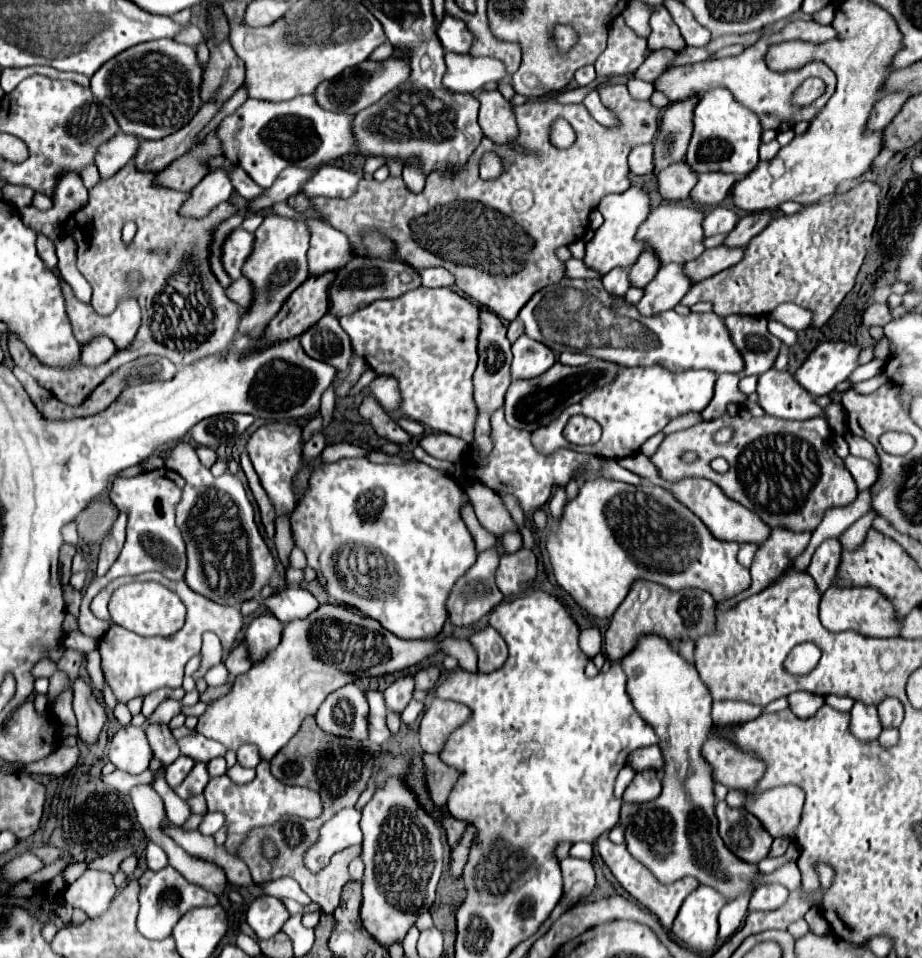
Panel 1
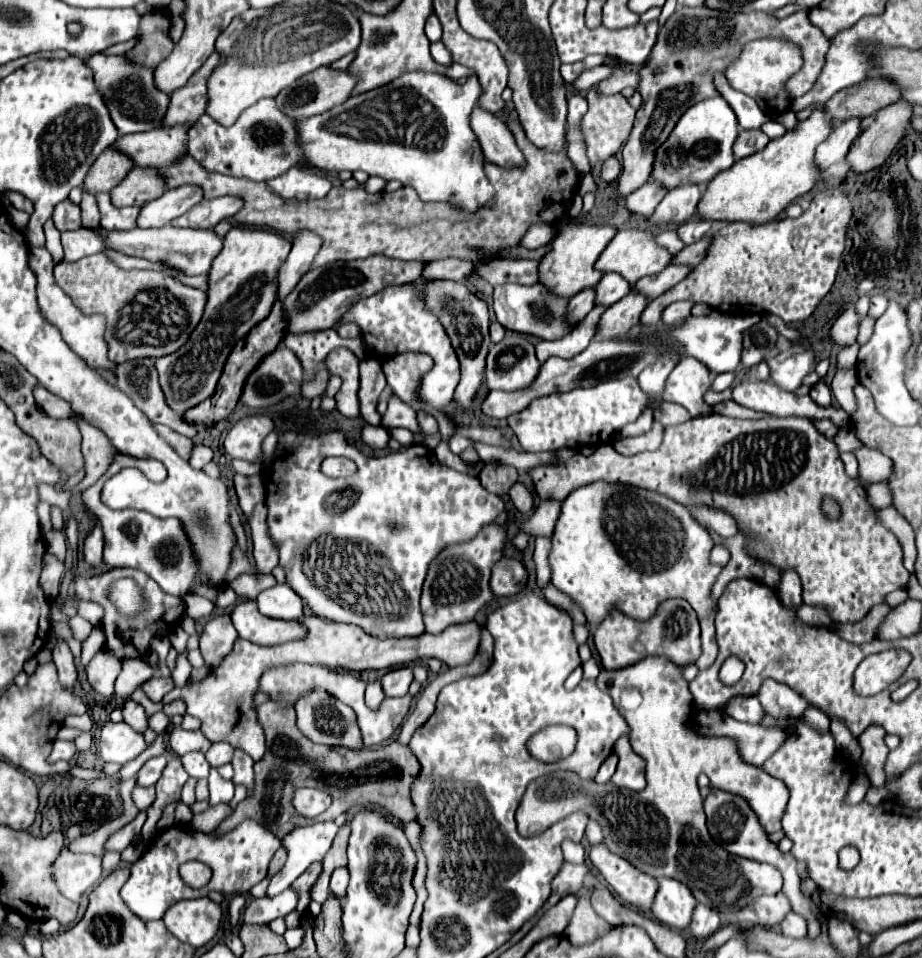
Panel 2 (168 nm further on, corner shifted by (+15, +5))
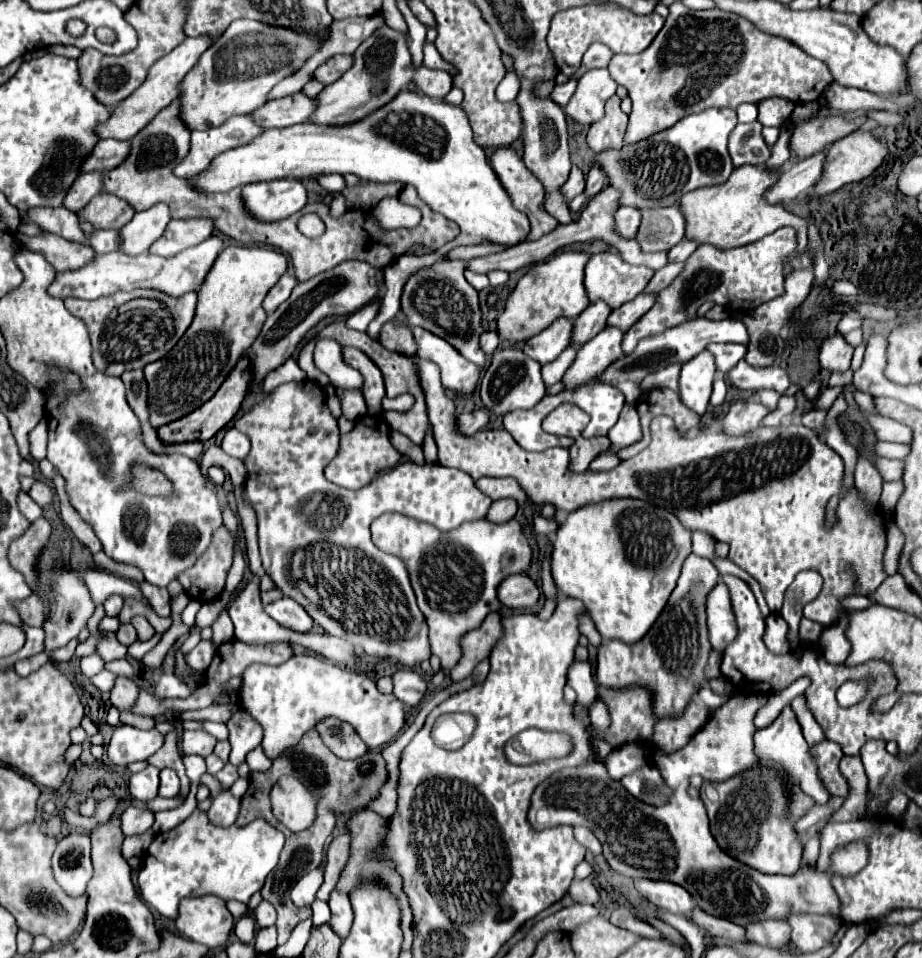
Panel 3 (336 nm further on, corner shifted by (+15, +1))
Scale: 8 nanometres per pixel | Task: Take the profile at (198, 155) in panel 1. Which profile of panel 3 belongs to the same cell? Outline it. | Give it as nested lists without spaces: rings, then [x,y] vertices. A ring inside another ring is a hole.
[[[96,195],[84,207],[76,213],[82,221],[88,221],[94,225],[94,229],[122,229],[134,215],[132,207],[122,203],[122,199],[116,199],[114,195]]]

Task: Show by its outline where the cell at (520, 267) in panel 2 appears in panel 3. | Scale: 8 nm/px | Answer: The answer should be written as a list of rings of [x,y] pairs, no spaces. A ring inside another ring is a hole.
[[[466,271],[464,273],[466,275],[466,281],[476,289],[476,291],[480,291],[480,289],[486,289],[490,283],[488,283],[488,277],[486,275],[480,275],[480,273],[474,273],[474,271]]]

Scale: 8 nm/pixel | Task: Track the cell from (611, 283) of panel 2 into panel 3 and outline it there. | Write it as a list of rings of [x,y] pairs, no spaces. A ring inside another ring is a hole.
[[[604,301],[588,305],[574,319],[574,329],[572,329],[572,341],[570,341],[570,345],[580,345],[582,347],[590,339],[594,339],[606,327],[608,315],[610,315],[610,309],[608,309],[608,305],[604,305]]]

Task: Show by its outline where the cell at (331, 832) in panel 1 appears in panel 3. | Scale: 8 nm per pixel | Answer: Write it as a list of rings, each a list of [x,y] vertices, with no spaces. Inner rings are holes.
[[[262,901],[262,903],[254,909],[254,919],[256,919],[256,925],[258,925],[260,929],[270,927],[270,925],[274,925],[274,921],[276,921],[276,909],[274,909],[268,901]]]

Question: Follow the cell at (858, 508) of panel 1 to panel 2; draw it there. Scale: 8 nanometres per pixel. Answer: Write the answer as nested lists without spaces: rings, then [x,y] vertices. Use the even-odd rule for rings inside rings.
[[[860,447],[852,453],[858,459],[858,481],[870,485],[888,479],[892,471],[892,461],[886,455],[880,455],[880,451],[868,447]]]

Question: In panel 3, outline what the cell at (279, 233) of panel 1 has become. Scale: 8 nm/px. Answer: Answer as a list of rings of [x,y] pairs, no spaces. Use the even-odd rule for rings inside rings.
[[[240,245],[222,249],[198,291],[198,307],[192,325],[168,355],[144,367],[150,425],[154,429],[192,413],[214,397],[222,381],[260,333],[266,319],[262,301],[286,269],[286,255],[274,249]]]

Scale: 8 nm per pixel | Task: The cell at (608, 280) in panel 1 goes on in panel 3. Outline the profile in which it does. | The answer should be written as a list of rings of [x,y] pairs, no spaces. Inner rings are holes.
[[[556,319],[550,327],[540,331],[536,337],[528,339],[524,345],[524,353],[538,361],[540,365],[546,365],[554,361],[570,343],[572,333],[572,321],[570,319]]]

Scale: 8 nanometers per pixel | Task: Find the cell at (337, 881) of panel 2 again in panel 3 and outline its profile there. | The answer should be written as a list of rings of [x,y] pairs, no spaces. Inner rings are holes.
[[[332,891],[330,901],[328,901],[330,909],[332,909],[332,919],[330,919],[330,927],[336,931],[336,935],[340,939],[346,939],[352,927],[352,907],[350,907],[350,899],[338,891]]]

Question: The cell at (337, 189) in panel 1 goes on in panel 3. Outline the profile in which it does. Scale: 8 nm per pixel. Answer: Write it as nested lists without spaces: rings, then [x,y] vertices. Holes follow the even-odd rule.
[[[274,179],[252,183],[242,189],[244,209],[260,221],[280,221],[298,213],[308,201],[308,193],[298,179]]]

